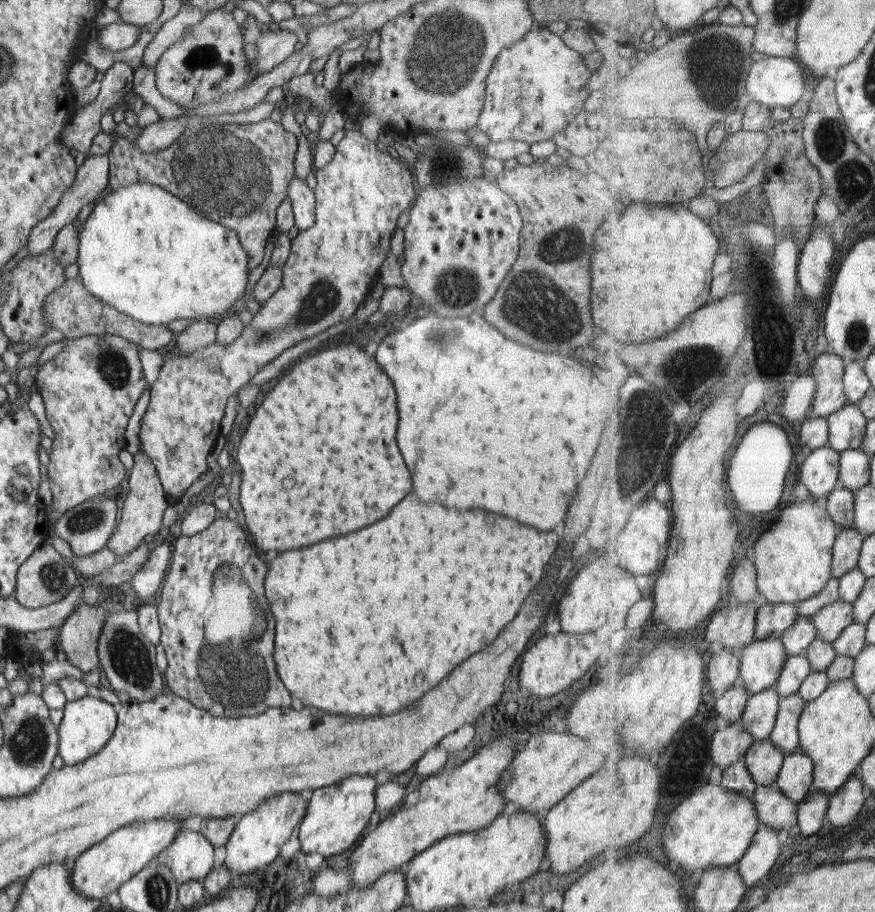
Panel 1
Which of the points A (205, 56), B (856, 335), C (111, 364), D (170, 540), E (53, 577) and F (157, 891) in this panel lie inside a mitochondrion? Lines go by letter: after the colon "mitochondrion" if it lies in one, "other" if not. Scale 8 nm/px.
A: mitochondrion
B: mitochondrion
C: mitochondrion
D: other
E: mitochondrion
F: mitochondrion

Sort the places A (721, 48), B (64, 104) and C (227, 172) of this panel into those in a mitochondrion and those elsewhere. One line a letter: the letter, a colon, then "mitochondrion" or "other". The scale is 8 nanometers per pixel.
A: mitochondrion
B: other
C: mitochondrion

